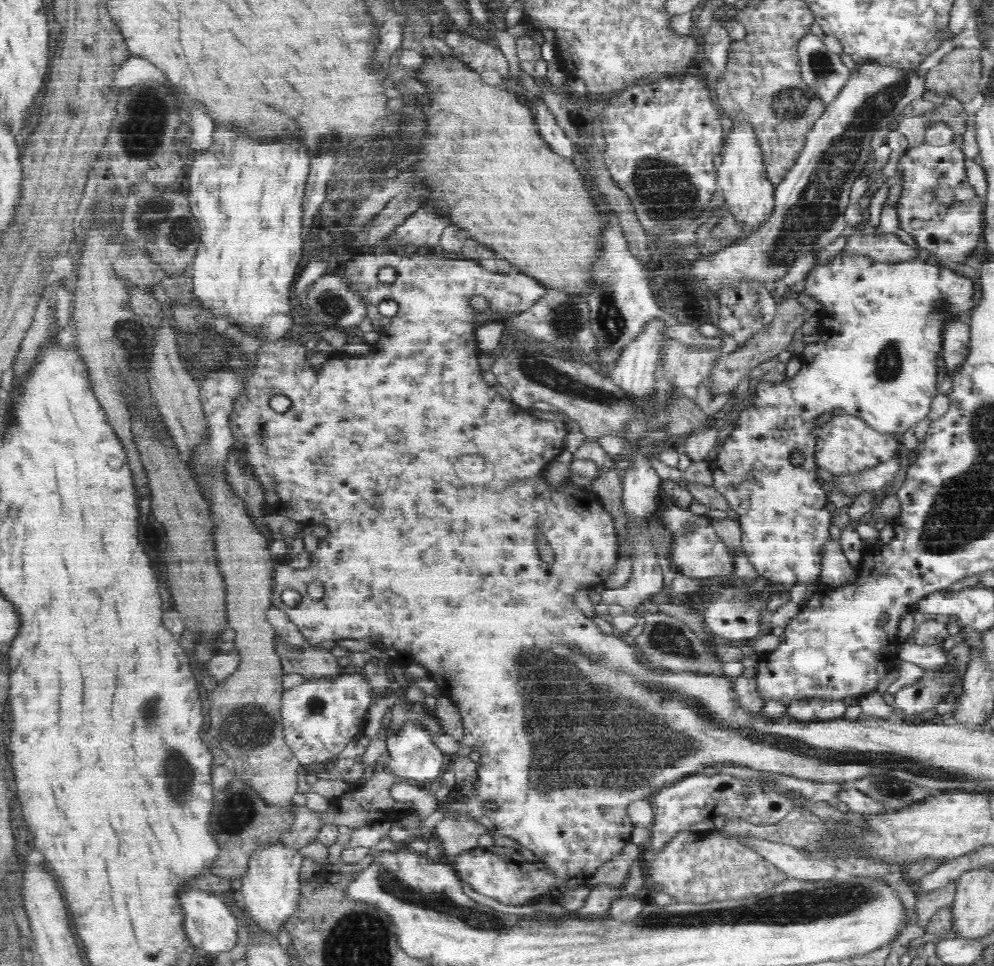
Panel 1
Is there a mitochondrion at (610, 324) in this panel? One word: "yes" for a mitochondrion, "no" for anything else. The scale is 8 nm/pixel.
yes

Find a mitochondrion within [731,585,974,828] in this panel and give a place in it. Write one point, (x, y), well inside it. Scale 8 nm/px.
(886, 787)

